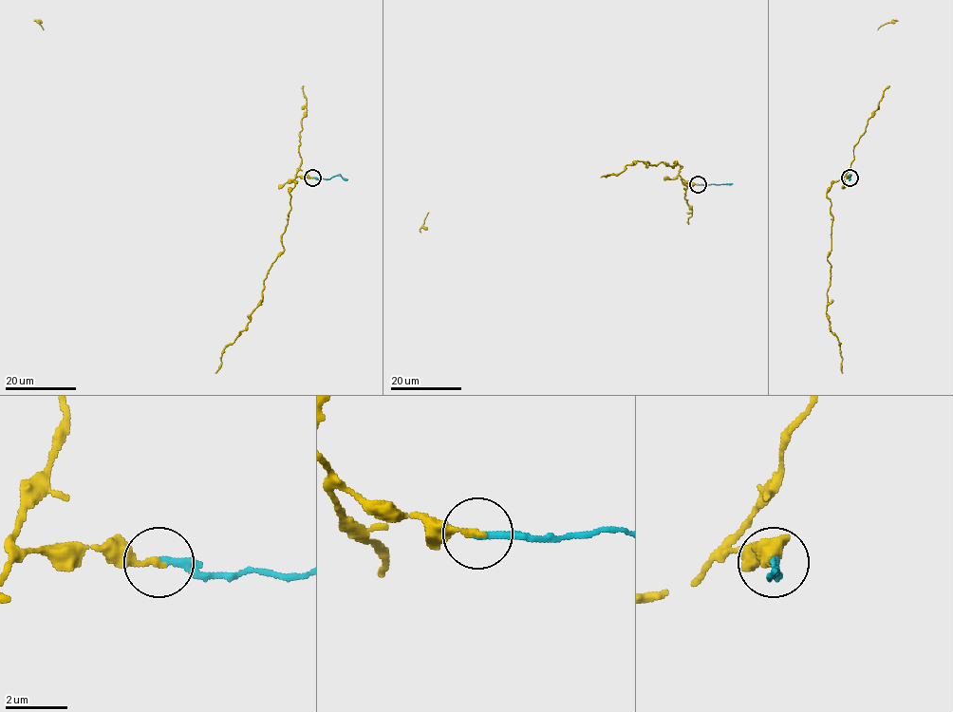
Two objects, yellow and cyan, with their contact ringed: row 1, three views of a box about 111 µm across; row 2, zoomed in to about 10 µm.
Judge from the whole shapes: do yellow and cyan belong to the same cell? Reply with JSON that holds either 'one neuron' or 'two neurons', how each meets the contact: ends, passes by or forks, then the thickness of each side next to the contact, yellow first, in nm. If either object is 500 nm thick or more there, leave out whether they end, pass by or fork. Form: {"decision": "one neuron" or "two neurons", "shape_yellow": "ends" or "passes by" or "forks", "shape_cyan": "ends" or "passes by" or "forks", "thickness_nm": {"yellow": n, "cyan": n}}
{"decision": "one neuron", "shape_yellow": "ends", "shape_cyan": "ends", "thickness_nm": {"yellow": 220, "cyan": 240}}

